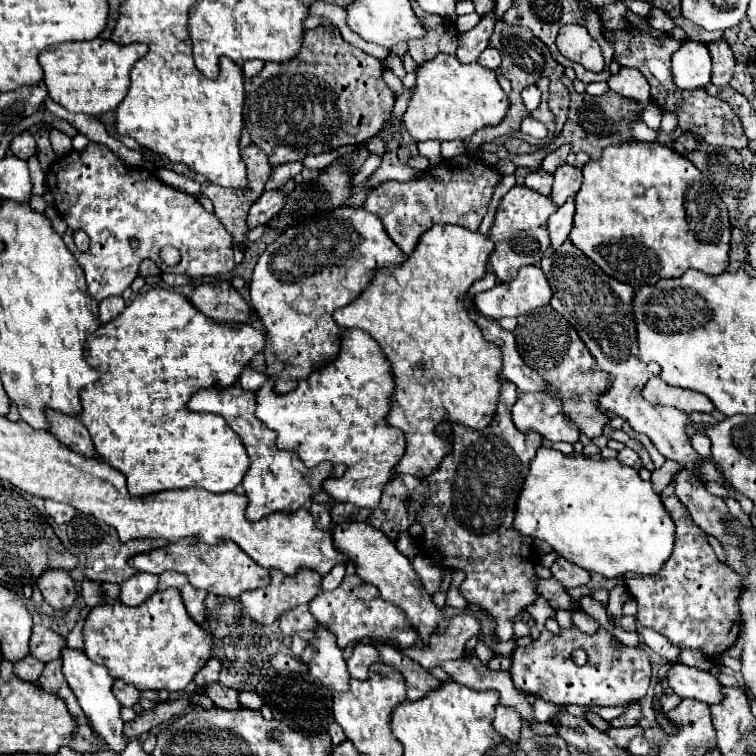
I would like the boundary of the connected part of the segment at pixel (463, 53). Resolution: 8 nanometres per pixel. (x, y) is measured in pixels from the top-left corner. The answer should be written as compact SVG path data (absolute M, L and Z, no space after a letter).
M493 12L485 14L481 18L481 22L465 32L465 34L459 34L459 48L457 48L457 60L461 64L471 64L471 62L477 62L479 54L487 48L489 44L489 36L491 36L491 30L495 26L495 16Z

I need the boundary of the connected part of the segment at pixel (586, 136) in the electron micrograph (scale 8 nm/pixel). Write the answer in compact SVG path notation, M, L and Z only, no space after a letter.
M561 76L561 82L567 86L567 90L571 94L571 108L569 108L569 118L567 118L567 124L563 130L563 138L565 138L565 142L573 144L573 150L577 150L577 152L583 150L591 156L591 160L599 160L603 148L607 148L611 144L625 144L625 142L633 140L629 128L633 122L641 120L641 112L643 112L641 102L629 100L611 90L603 96L589 96L587 92L577 94L567 76Z

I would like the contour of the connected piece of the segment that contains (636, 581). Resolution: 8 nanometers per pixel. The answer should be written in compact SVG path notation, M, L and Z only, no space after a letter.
M675 482L661 492L661 500L677 526L675 550L663 570L655 576L625 574L625 584L639 604L637 620L641 626L667 636L679 648L693 648L705 656L723 654L739 636L741 612L737 598L741 594L739 588L743 586L743 578L729 566L717 562L715 552L707 542L707 534L691 522L691 514L677 500Z

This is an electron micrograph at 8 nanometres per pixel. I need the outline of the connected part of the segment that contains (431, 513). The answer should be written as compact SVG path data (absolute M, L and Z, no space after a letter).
M503 382L501 398L497 404L497 412L493 422L487 426L485 432L473 432L465 426L455 426L455 446L453 452L441 462L439 470L435 470L427 478L415 478L415 476L399 476L385 484L381 504L375 510L359 510L351 504L333 504L331 514L341 516L343 522L365 522L371 524L377 530L383 530L393 542L401 532L407 532L407 506L421 506L419 512L415 512L415 518L423 526L423 550L427 556L435 558L439 566L447 570L463 570L465 580L461 584L461 594L469 604L477 604L483 610L487 610L497 620L497 636L507 642L513 638L513 618L531 602L539 598L539 592L533 586L533 580L537 580L535 564L537 554L533 550L533 538L523 536L513 528L515 520L515 508L517 498L521 494L525 476L529 472L529 462L543 446L543 440L539 434L523 434L515 428L511 420L511 408L517 400L515 386L511 382Z

